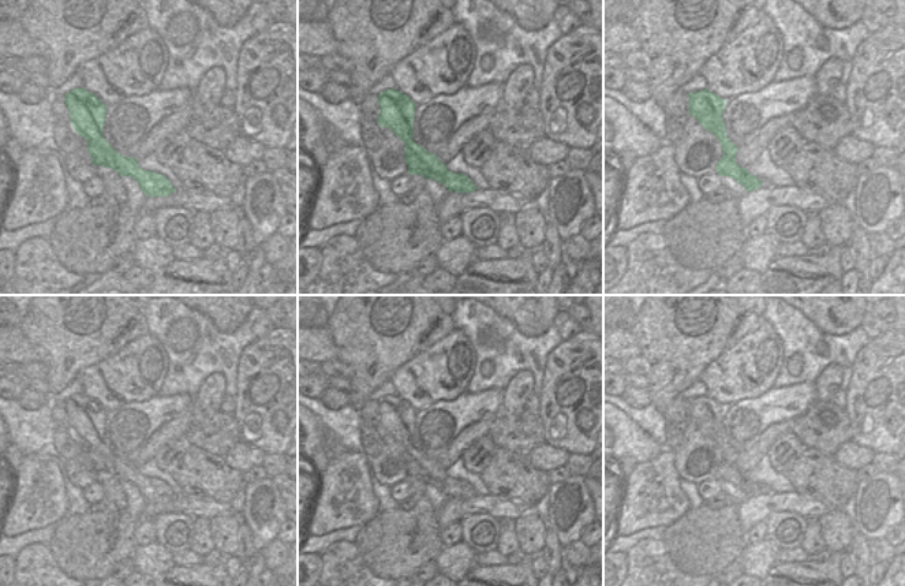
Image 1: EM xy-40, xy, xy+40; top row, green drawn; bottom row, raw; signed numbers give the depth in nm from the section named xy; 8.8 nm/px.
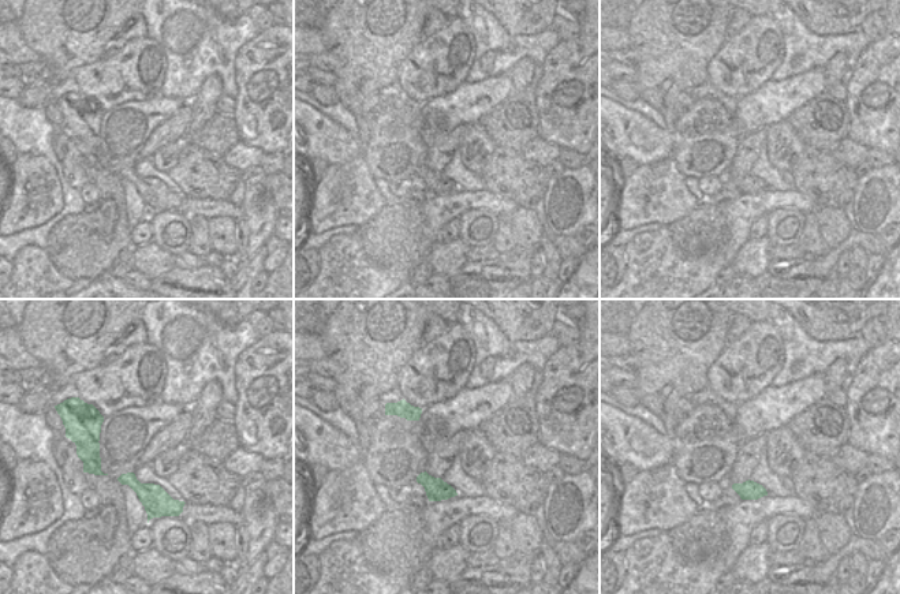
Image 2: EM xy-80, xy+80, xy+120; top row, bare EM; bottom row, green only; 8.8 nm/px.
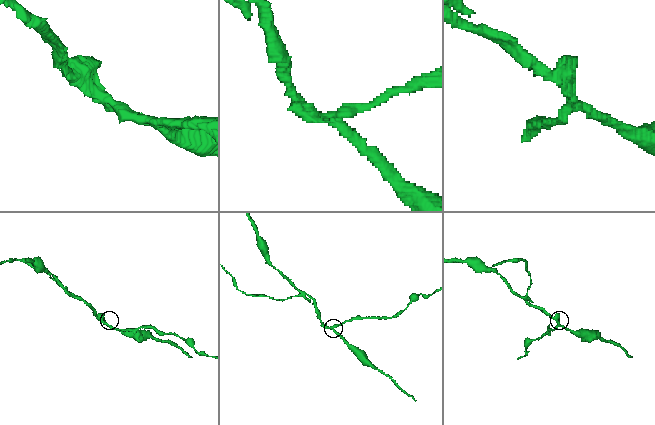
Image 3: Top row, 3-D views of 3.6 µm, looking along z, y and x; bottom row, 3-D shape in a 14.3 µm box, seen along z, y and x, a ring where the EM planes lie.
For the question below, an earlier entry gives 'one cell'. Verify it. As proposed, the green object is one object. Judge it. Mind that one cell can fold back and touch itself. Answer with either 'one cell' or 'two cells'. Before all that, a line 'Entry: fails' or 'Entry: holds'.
Entry: fails
two cells

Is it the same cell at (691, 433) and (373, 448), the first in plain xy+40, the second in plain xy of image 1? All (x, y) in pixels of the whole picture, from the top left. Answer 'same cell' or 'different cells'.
different cells

